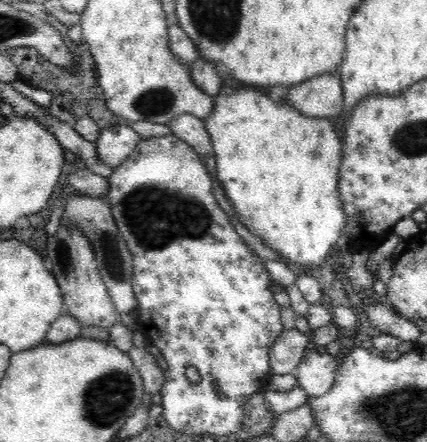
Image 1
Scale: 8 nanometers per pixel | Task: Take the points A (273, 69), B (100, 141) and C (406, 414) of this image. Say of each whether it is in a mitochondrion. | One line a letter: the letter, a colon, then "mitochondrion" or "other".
A: other
B: other
C: mitochondrion

